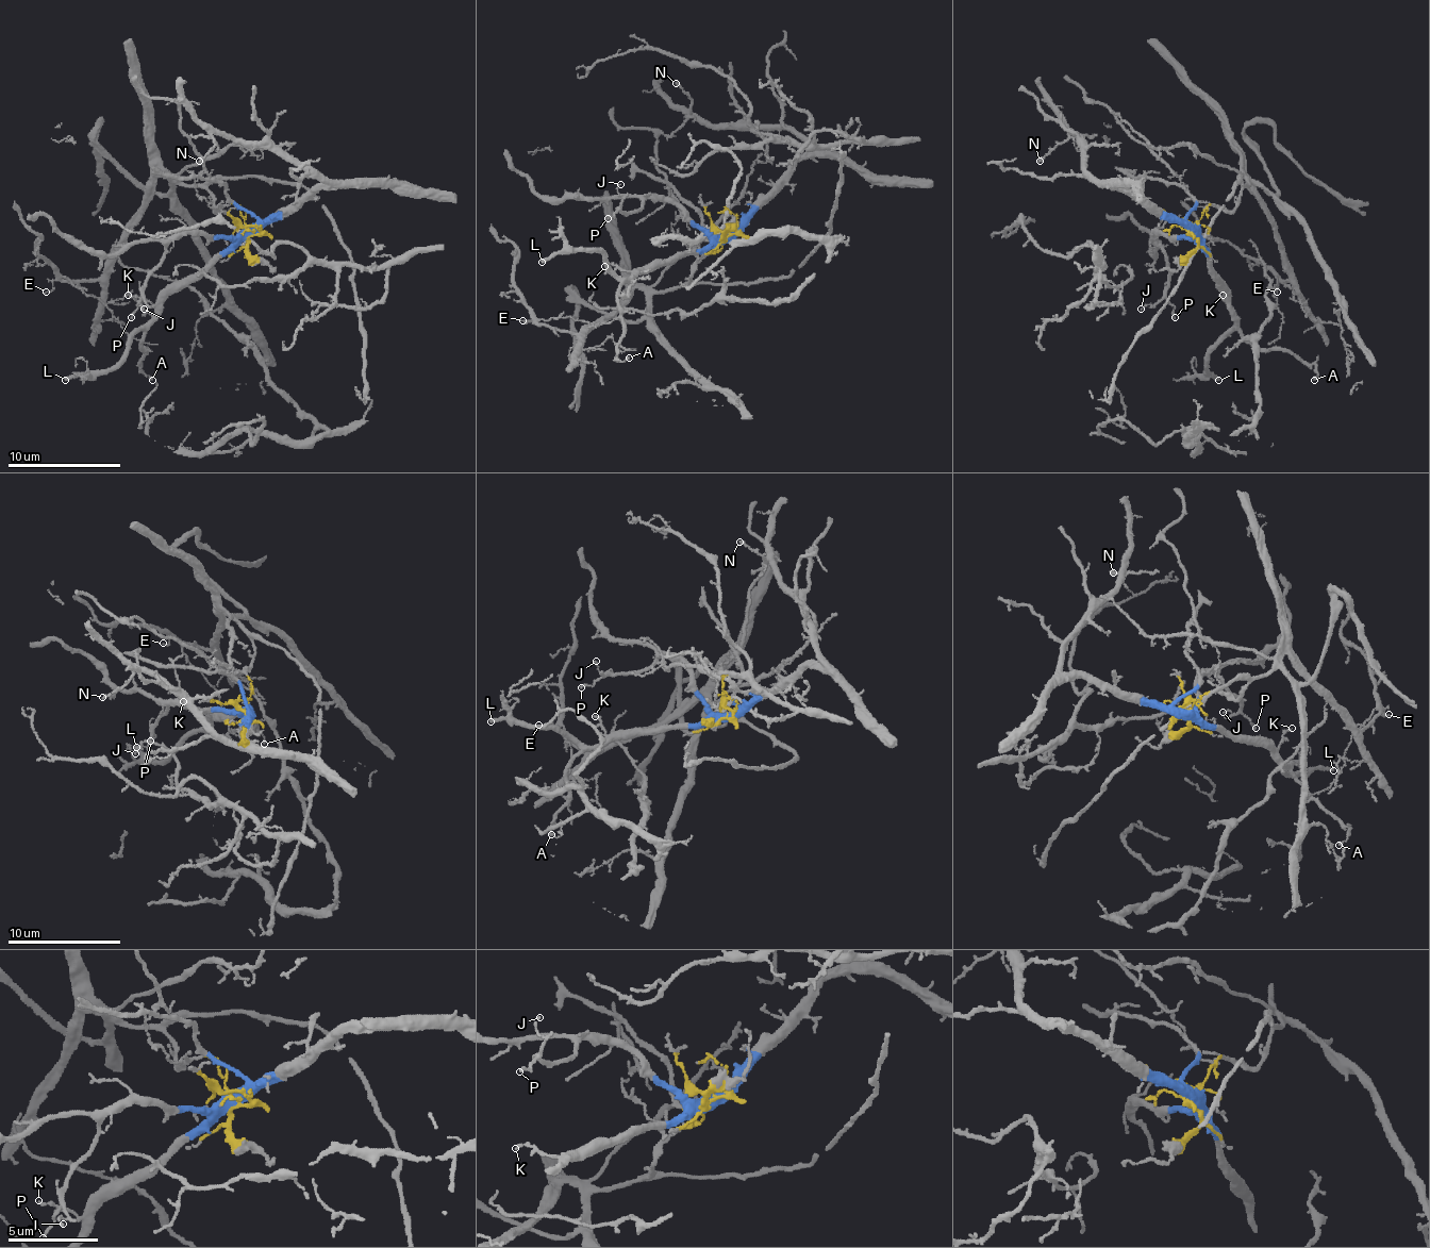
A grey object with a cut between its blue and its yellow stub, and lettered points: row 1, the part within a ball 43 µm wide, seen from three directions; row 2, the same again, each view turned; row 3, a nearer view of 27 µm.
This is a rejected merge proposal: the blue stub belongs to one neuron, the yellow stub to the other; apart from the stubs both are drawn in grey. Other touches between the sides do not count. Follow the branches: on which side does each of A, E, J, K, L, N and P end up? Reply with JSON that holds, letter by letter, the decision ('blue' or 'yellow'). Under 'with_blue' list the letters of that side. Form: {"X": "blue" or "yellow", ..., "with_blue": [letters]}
{"A": "blue", "E": "yellow", "J": "blue", "K": "blue", "L": "blue", "N": "blue", "P": "blue", "with_blue": ["A", "J", "K", "L", "N", "P"]}

